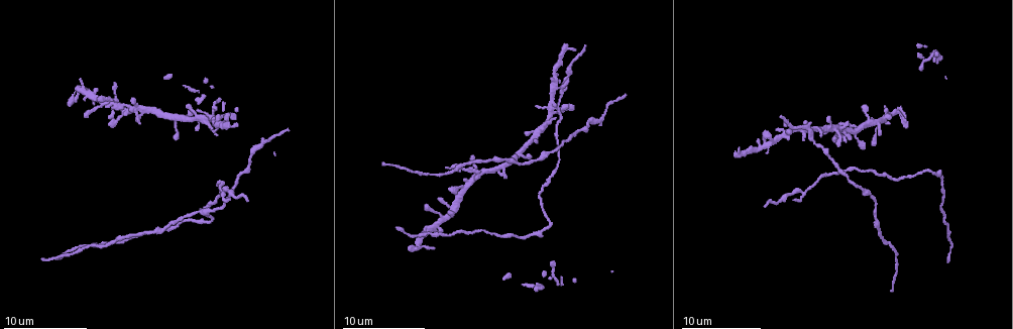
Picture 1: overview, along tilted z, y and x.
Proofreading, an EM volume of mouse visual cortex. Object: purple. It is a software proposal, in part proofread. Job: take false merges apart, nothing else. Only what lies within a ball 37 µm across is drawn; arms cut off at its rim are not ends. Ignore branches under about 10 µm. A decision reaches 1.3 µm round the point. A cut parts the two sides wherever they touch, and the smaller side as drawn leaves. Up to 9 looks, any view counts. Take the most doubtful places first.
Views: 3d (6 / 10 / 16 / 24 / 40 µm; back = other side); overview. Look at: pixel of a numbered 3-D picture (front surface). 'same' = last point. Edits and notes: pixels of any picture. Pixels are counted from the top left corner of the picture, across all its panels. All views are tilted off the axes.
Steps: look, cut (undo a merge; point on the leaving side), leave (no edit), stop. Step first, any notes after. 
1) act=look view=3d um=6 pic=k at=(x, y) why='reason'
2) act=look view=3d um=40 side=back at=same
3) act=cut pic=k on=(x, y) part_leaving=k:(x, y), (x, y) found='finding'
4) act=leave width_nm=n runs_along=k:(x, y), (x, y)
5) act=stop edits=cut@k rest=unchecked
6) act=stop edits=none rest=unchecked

act=look view=3d um=6 pic=1 at=(806, 191)

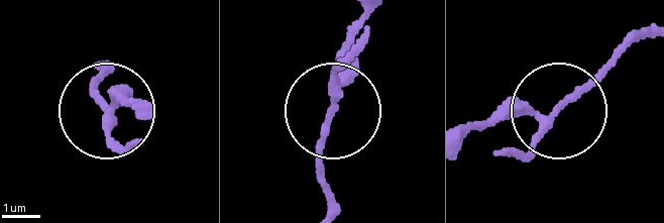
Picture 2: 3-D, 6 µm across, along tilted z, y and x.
act=look view=3d um=6 side=back pic=2 at=(557, 107) why='from behind'

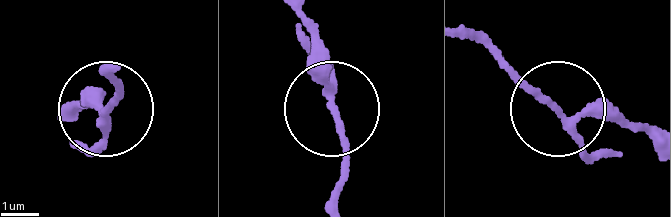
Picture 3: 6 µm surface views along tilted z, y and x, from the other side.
act=leave found='all the same neuron'

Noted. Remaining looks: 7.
act=look view=3d um=10 pic=1 at=(211, 218) why='calibre changes'

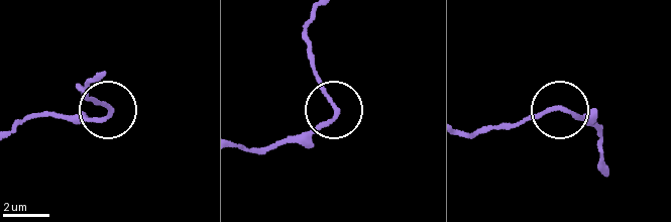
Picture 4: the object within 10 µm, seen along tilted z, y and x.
act=look view=3d um=10 side=back pic=4 at=(561, 110)

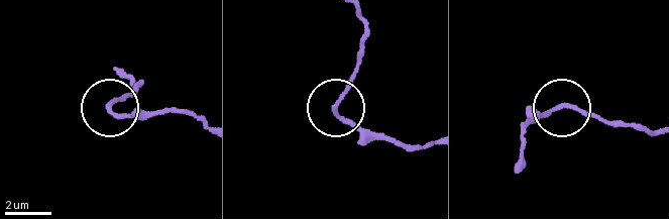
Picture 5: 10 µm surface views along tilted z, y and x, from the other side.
act=leave found='continuous, no second neuron'

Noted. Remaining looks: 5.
act=look view=3d um=6 pic=1 at=(489, 161) why='sudden change in width'

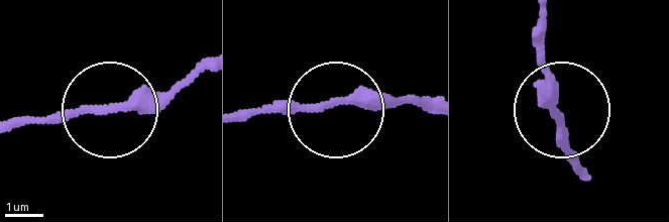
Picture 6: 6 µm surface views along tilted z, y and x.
act=look view=3d um=6 side=back pic=6 at=(108, 108)

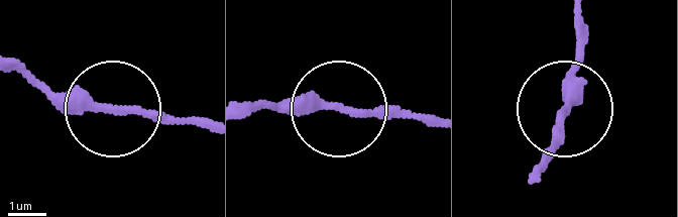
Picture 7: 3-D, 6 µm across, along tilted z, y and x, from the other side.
act=leave found='all the same neuron'

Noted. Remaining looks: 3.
act=look view=3d um=16 pic=1 at=(522, 163) why='narrows sharply'

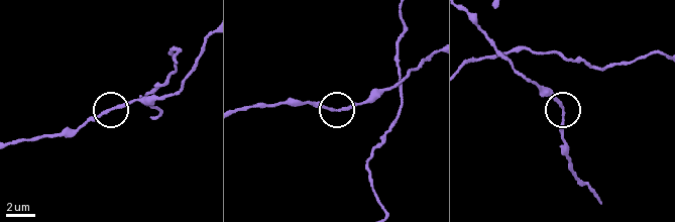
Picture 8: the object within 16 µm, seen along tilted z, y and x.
act=look view=3d um=6 pic=8 at=(561, 107)

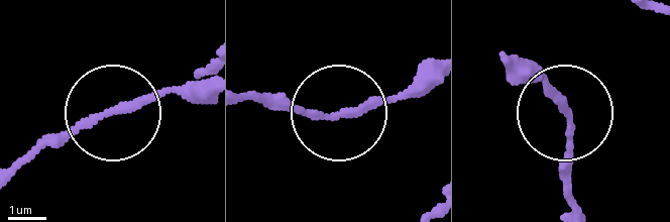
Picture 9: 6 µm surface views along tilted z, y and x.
act=leave found='all the same neuron'

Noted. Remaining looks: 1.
act=stop edits=none rest=unchecked

